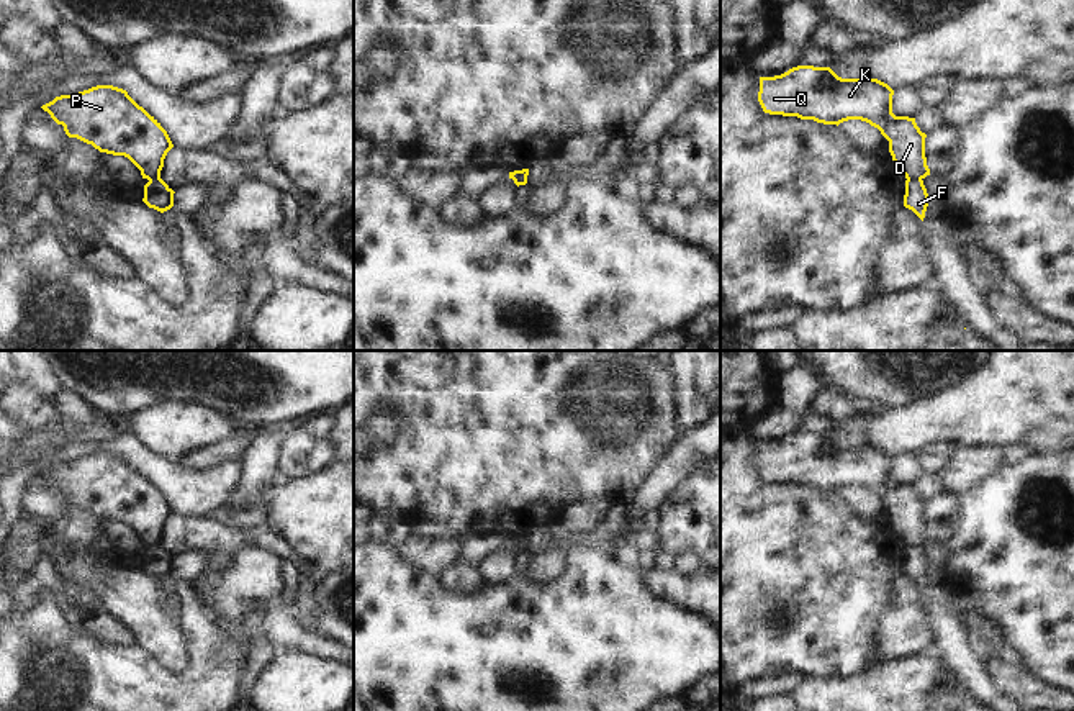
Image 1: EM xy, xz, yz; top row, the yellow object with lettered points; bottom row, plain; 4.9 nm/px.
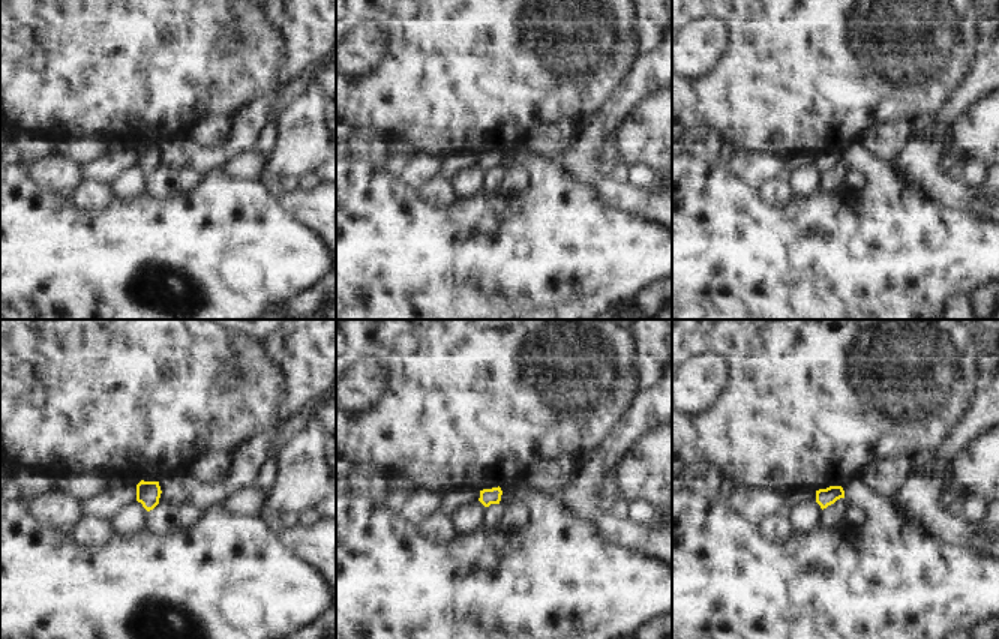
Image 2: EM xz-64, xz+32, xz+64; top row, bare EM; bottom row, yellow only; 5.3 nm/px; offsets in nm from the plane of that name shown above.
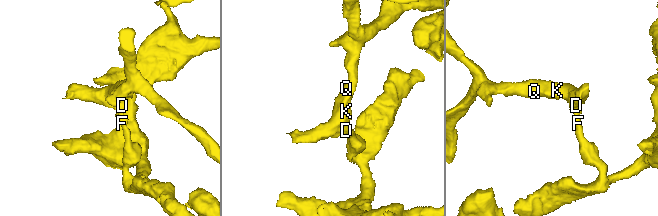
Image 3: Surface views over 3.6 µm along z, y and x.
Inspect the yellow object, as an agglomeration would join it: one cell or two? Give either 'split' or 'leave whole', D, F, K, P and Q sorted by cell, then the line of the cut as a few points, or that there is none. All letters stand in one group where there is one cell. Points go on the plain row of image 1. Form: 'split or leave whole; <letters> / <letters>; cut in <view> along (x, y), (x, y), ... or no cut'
split; D K P Q / F; cut in yz along (907, 544), (920, 546)

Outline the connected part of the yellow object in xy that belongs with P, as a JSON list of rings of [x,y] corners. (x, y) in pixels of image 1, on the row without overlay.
[[[97,452],[56,464],[41,475],[64,493],[69,505],[92,511],[100,519],[128,524],[142,546],[160,546],[164,526],[174,511],[160,490],[126,457]]]

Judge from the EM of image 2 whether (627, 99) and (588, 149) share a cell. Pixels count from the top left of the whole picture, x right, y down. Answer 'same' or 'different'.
same

